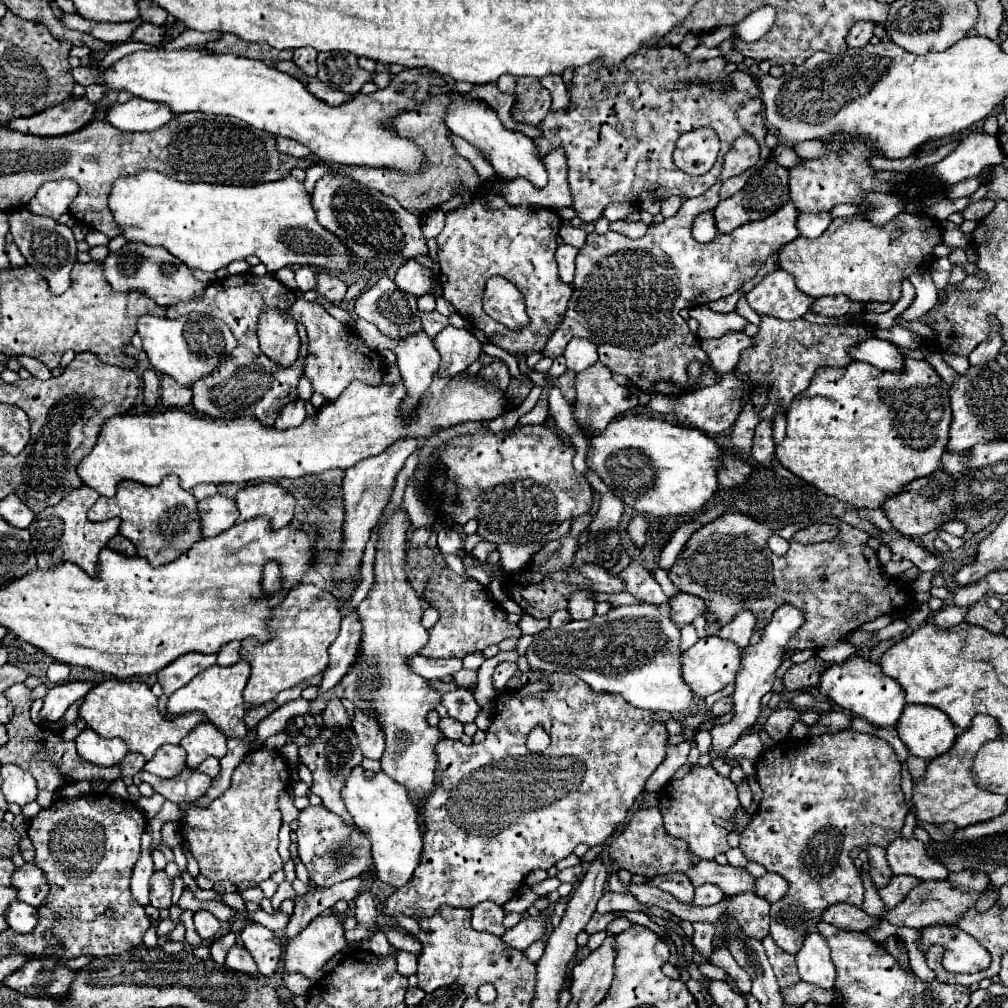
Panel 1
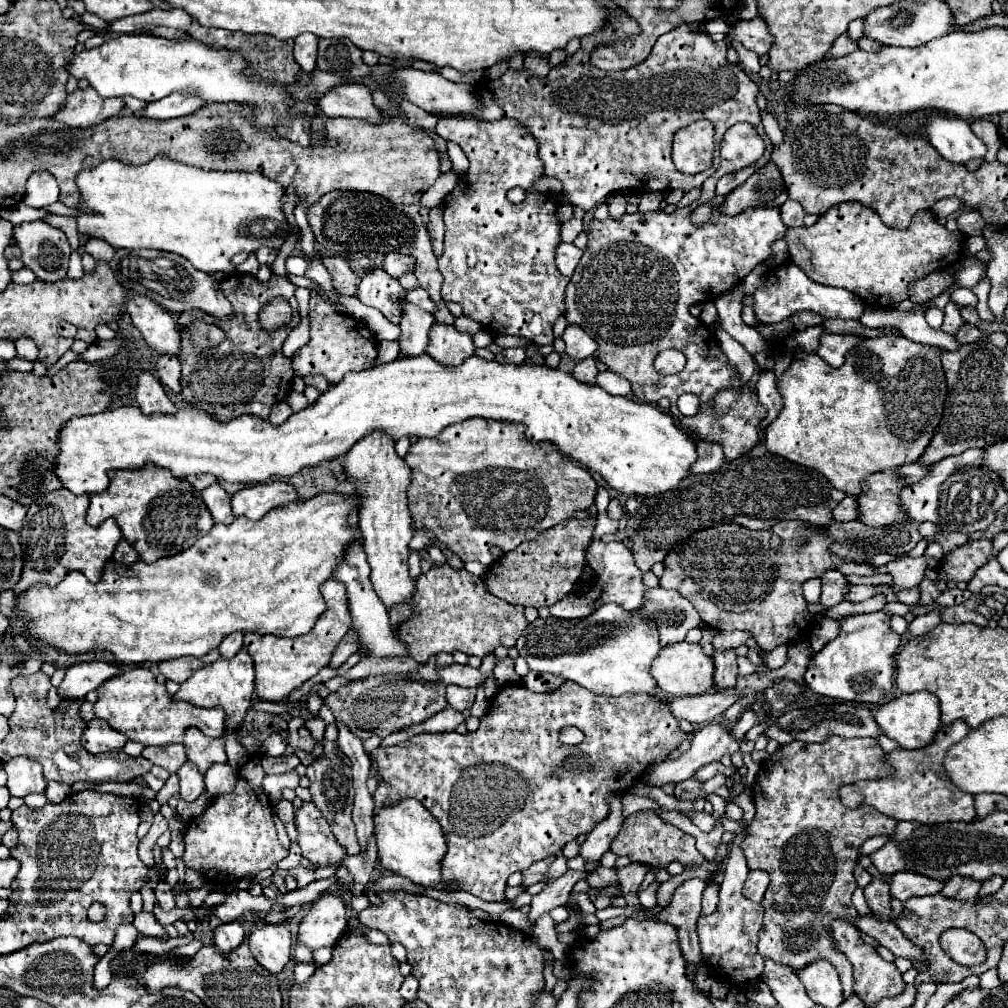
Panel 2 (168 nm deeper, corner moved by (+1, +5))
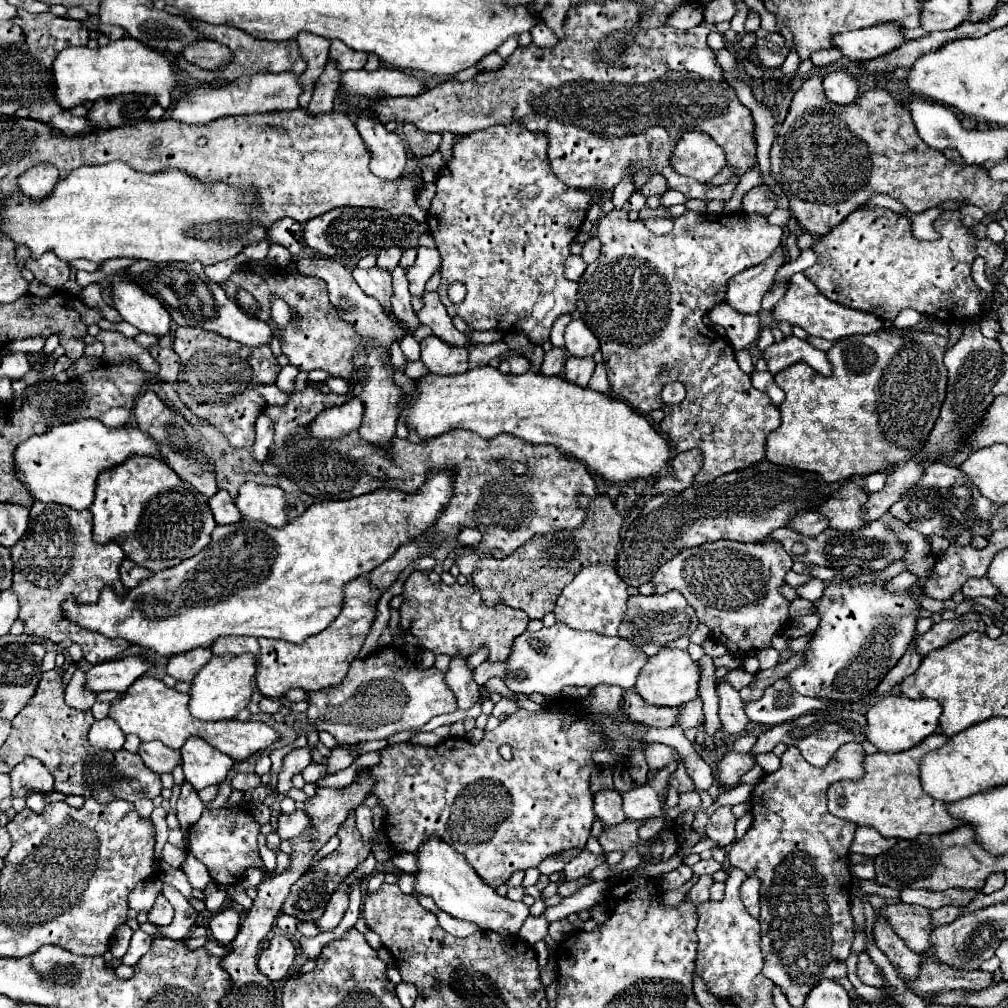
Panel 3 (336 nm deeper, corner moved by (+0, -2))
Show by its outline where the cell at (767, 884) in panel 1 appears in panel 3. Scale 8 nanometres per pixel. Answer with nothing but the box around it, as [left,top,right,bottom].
[740,876,760,918]

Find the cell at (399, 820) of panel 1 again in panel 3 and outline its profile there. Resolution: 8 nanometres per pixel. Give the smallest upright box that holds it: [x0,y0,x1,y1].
[416,838,530,936]

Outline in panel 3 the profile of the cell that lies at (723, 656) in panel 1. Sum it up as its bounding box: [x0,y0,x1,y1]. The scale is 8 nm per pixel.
[634,648,700,706]

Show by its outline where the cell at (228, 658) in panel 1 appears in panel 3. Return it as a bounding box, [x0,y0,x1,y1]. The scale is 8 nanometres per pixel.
[210,636,260,656]

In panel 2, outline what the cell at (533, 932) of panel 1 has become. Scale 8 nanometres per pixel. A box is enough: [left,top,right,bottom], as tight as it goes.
[529,871,587,923]

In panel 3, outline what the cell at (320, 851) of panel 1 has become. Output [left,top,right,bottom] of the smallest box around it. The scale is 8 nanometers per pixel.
[276,810,310,838]

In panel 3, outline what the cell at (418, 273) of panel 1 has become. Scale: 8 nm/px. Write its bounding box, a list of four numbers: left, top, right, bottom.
[378,246,402,270]

